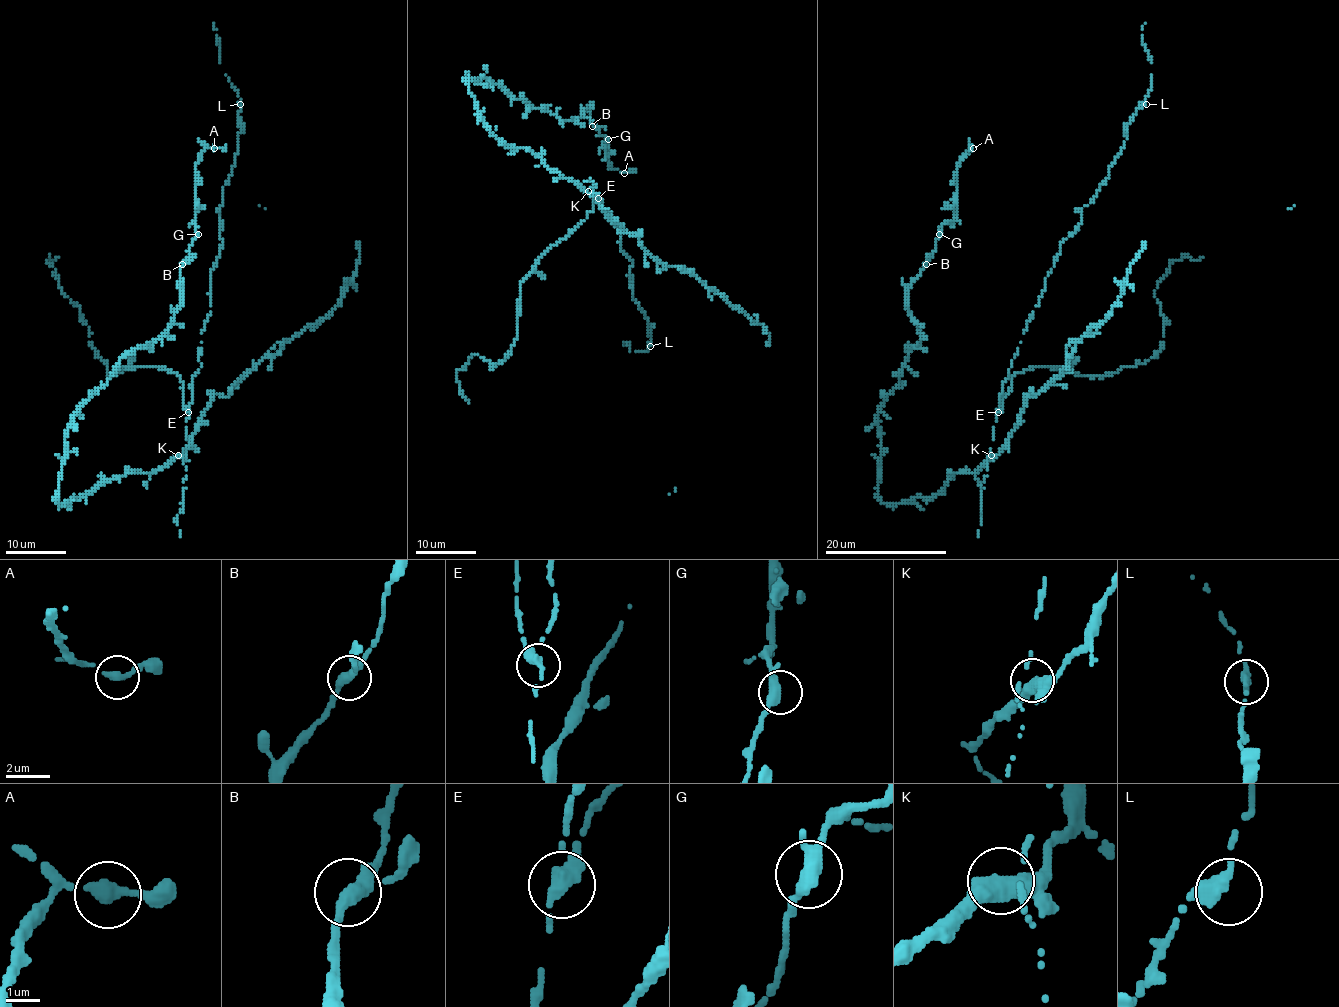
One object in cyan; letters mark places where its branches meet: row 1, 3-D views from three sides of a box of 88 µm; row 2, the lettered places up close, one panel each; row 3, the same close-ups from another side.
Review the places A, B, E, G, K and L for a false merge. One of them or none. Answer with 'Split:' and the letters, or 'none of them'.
Split: E

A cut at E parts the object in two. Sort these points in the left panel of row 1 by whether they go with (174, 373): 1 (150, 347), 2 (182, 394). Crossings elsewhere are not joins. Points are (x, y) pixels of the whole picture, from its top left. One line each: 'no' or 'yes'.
1: no
2: yes

